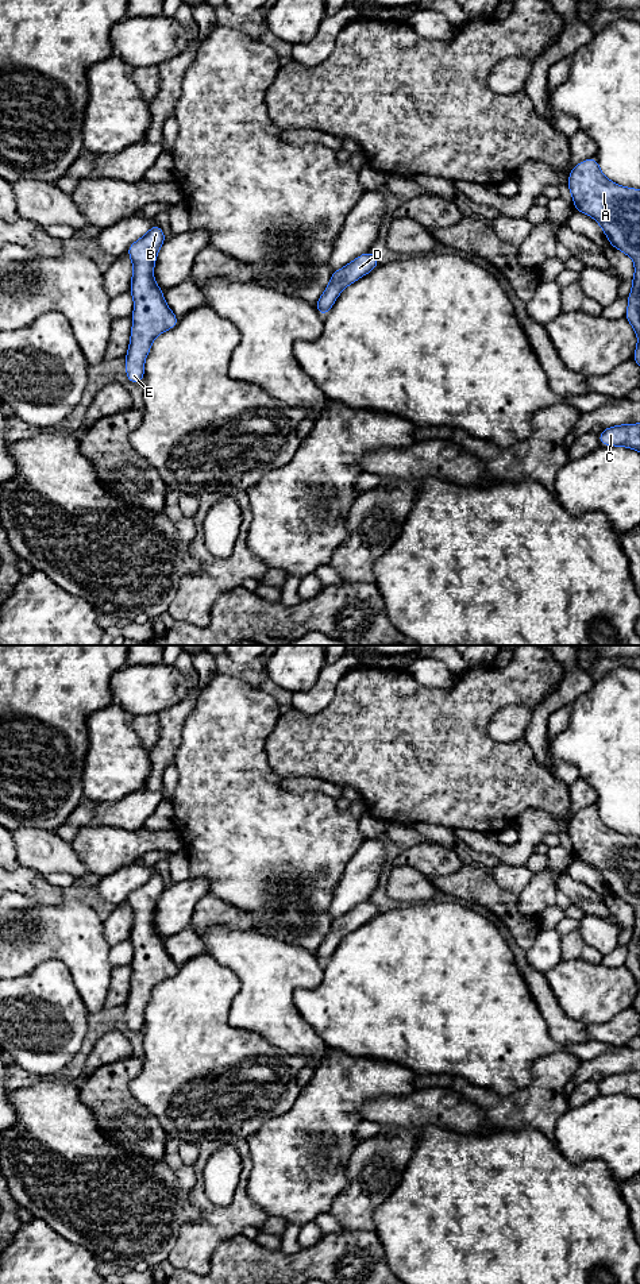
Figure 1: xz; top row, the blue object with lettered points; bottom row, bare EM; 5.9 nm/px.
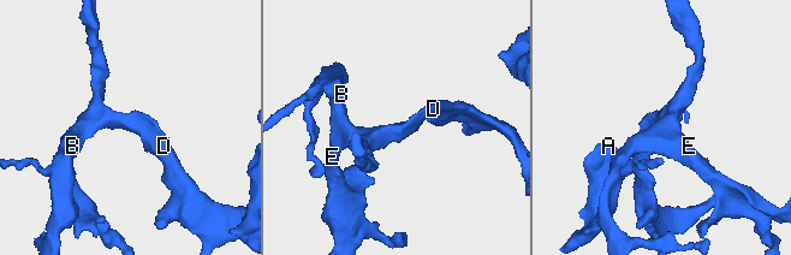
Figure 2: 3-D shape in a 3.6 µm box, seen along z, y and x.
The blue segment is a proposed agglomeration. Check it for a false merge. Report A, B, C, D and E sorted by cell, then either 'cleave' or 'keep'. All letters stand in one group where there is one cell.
groups A B C D E; keep

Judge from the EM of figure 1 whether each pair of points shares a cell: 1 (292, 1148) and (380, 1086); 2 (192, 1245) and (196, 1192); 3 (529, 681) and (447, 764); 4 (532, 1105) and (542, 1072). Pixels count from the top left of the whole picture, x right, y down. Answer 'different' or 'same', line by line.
1: same
2: same
3: same
4: same

